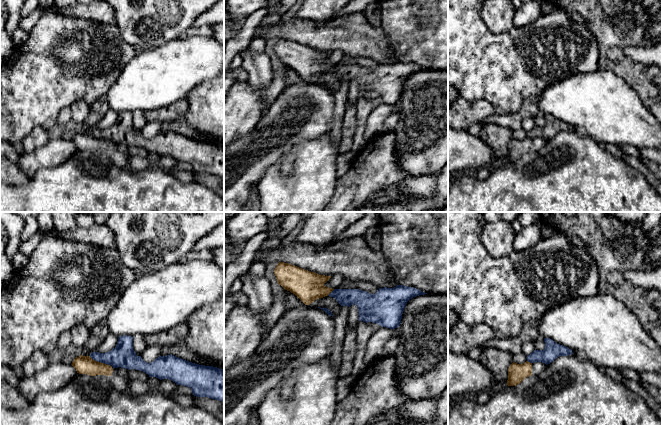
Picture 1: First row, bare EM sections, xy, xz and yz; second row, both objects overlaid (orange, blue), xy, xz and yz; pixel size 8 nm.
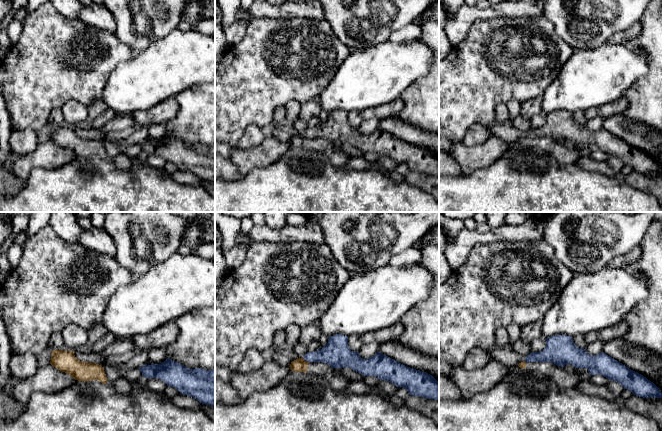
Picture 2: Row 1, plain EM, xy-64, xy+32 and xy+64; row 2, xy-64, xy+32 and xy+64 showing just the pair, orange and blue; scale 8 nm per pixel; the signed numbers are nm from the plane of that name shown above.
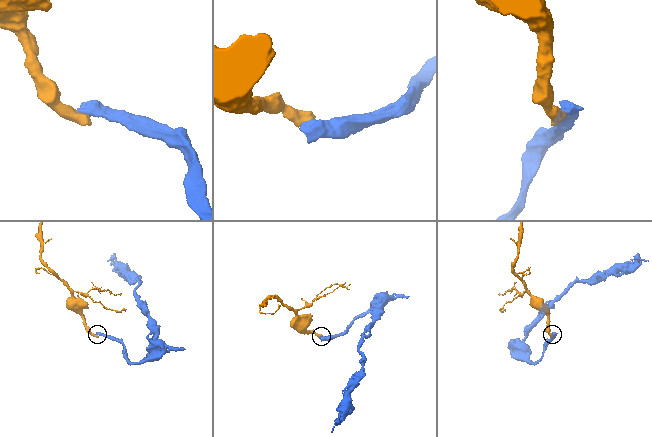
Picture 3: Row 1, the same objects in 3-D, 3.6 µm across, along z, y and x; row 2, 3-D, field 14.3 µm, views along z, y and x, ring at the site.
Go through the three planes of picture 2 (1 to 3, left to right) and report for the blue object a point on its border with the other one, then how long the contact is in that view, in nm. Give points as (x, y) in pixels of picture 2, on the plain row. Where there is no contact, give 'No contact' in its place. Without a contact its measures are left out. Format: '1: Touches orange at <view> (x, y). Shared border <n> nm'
1: No contact
2: Touches orange at xy+32 (304, 136). Shared border 70 nm
3: No contact

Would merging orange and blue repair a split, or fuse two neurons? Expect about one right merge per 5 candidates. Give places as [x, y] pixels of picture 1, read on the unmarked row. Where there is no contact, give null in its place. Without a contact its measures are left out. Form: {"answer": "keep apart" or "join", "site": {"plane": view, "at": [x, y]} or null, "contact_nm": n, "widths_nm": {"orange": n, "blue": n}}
{"answer": "keep apart", "site": {"plane": "xy", "at": [96, 137]}, "contact_nm": 150, "widths_nm": {"orange": 140, "blue": 190}}

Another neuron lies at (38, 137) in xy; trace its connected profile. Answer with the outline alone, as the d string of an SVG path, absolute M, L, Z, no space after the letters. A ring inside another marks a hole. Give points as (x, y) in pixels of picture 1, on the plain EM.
M36 126L23 138L22 146L25 152L31 152L43 147L48 141L47 130L41 126Z

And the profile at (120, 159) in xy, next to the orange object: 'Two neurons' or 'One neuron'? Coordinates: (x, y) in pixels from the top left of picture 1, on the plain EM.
One neuron

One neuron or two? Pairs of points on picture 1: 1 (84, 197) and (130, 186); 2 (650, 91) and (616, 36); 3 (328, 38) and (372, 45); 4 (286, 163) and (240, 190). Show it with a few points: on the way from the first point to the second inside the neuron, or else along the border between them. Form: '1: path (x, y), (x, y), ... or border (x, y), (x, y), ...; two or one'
1: path (95, 197), (119, 196); one
2: path (636, 77), (616, 57), (616, 50); one
3: path (339, 38), (357, 38), (361, 40); one
4: path (274, 159), (267, 159), (248, 178); one

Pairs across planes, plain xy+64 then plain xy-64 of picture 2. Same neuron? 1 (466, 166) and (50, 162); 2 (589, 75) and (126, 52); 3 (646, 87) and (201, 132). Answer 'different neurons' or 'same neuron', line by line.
1: same neuron
2: different neurons
3: same neuron

